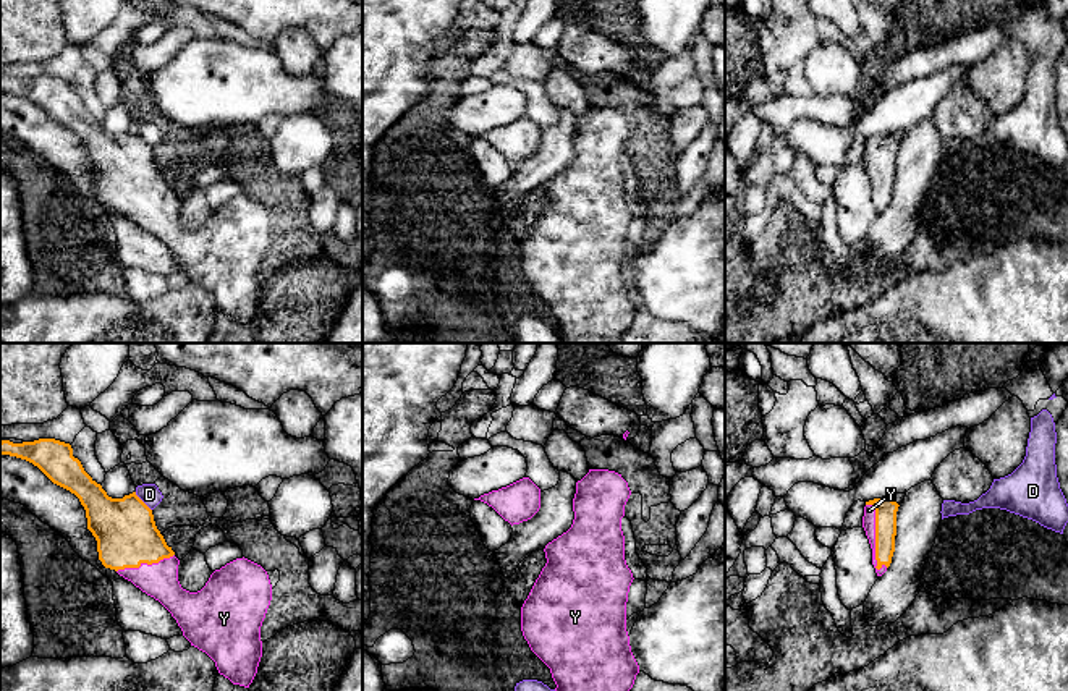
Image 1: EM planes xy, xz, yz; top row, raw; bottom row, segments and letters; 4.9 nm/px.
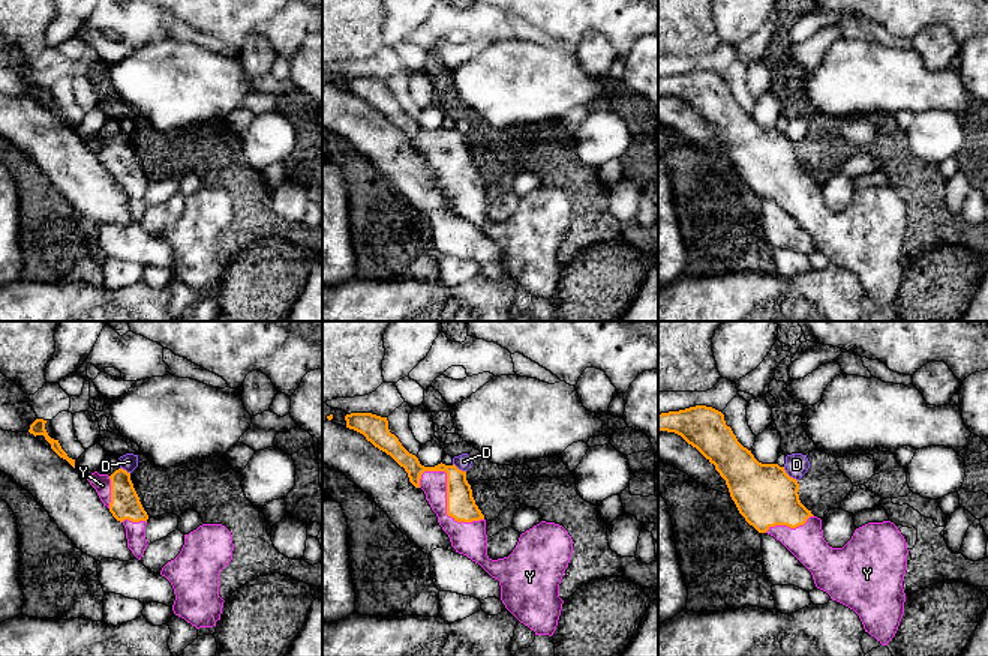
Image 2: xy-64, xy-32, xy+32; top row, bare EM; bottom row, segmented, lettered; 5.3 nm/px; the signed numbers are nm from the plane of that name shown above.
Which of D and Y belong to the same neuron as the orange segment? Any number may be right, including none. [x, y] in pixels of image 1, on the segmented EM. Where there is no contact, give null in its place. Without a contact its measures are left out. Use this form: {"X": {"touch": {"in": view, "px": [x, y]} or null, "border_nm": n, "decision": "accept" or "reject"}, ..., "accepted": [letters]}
{"D": {"touch": {"in": "xy", "px": [143, 502]}, "border_nm": 130, "decision": "reject"}, "Y": {"touch": {"in": "yz", "px": [876, 534]}, "border_nm": 340, "decision": "accept"}, "accepted": ["Y"]}

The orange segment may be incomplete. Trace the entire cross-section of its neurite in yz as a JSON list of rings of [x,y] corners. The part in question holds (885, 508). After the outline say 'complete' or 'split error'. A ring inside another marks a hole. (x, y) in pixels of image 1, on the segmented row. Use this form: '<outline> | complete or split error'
[[[890,497],[869,500],[864,507],[862,528],[872,549],[877,576],[882,576],[892,563],[898,507]]] | split error

